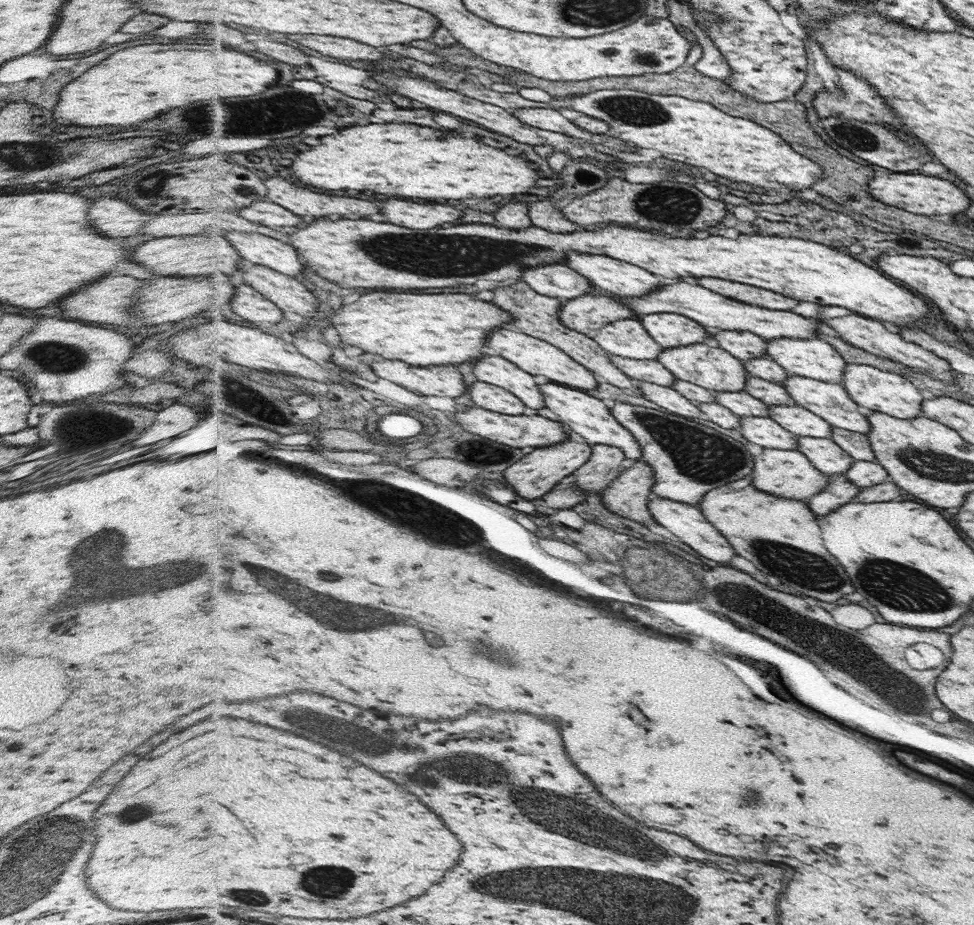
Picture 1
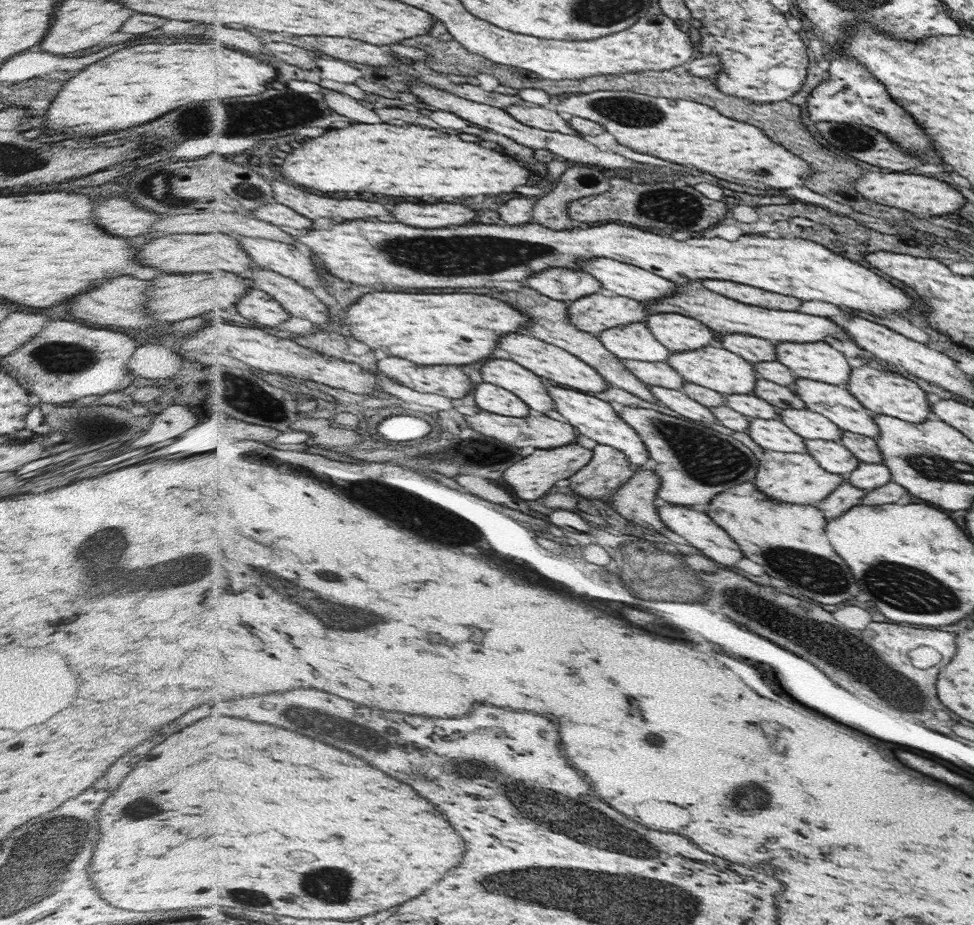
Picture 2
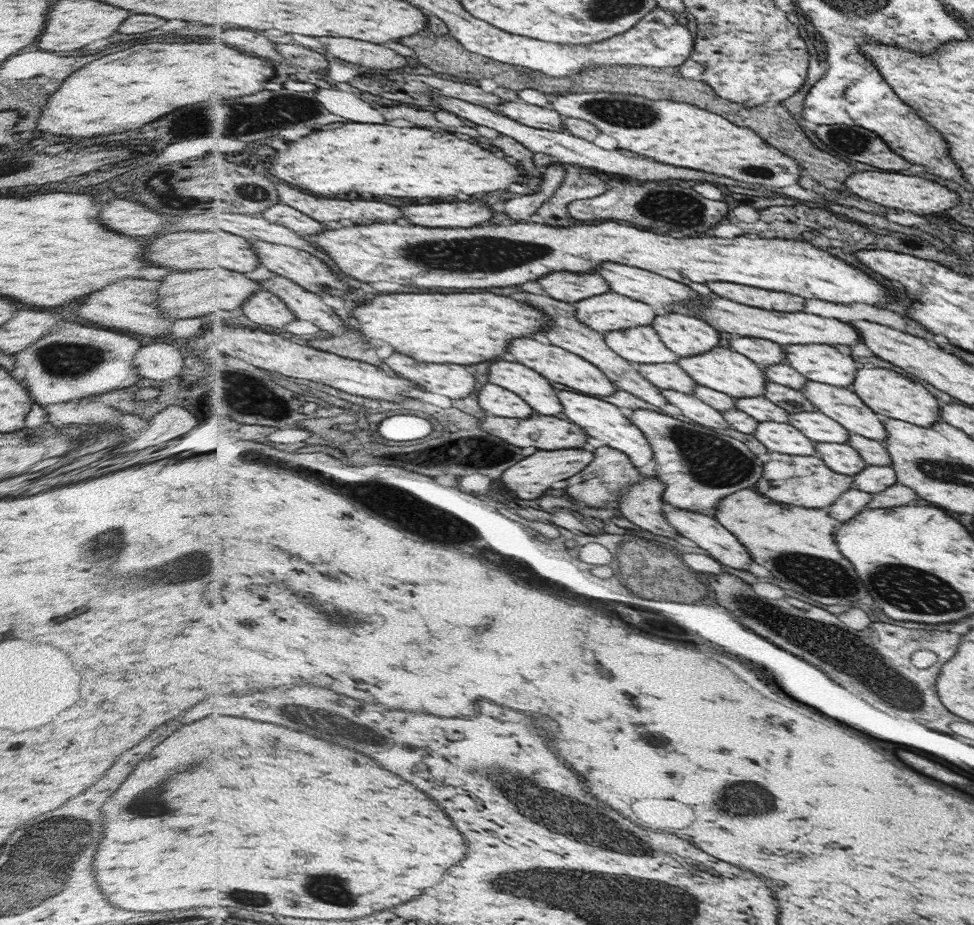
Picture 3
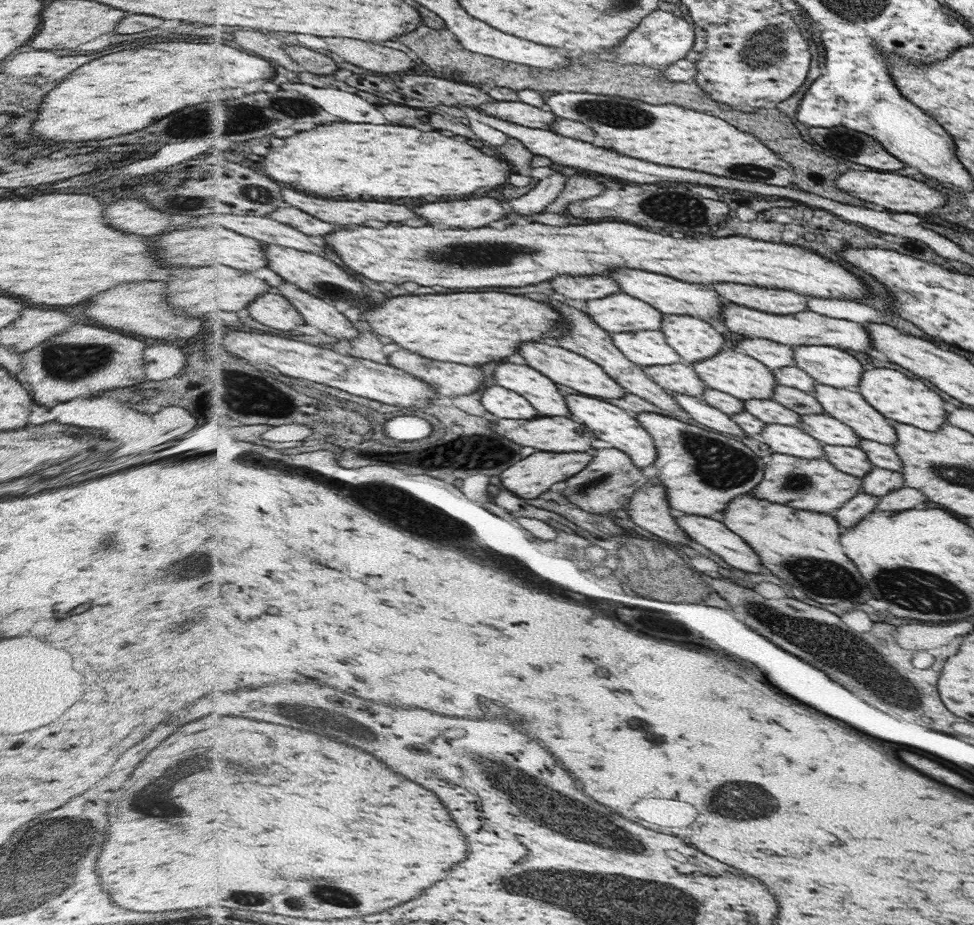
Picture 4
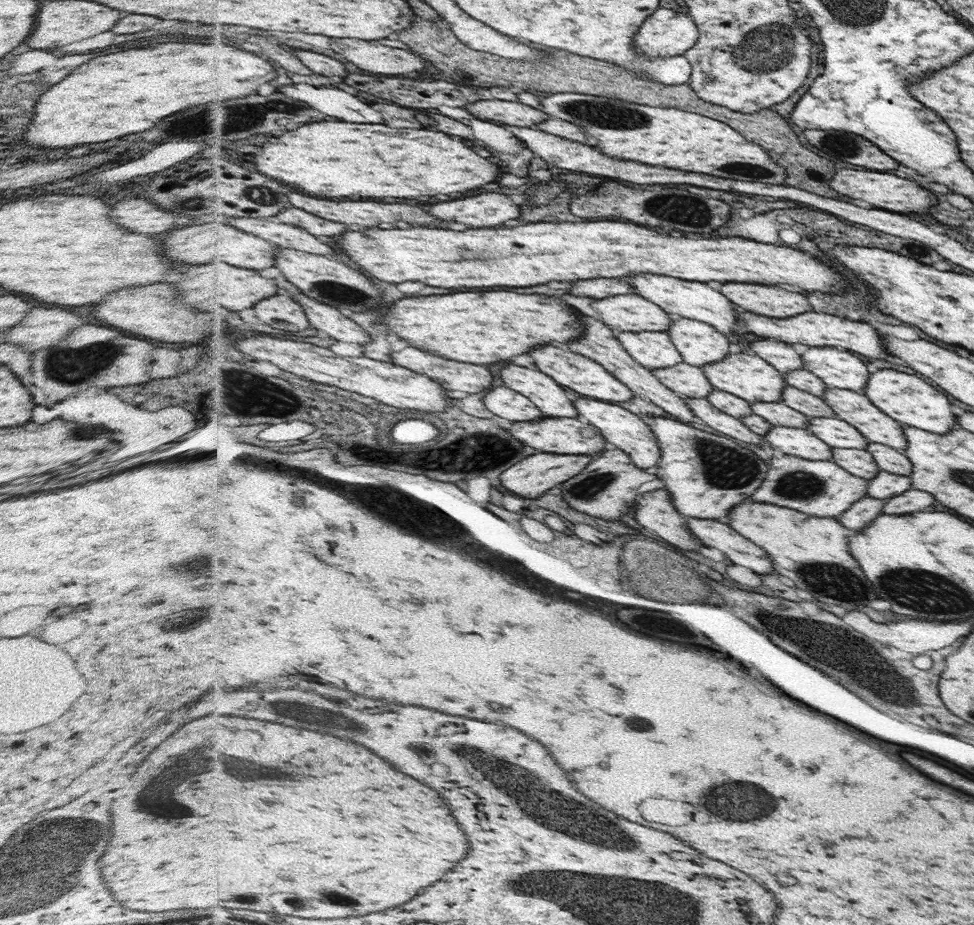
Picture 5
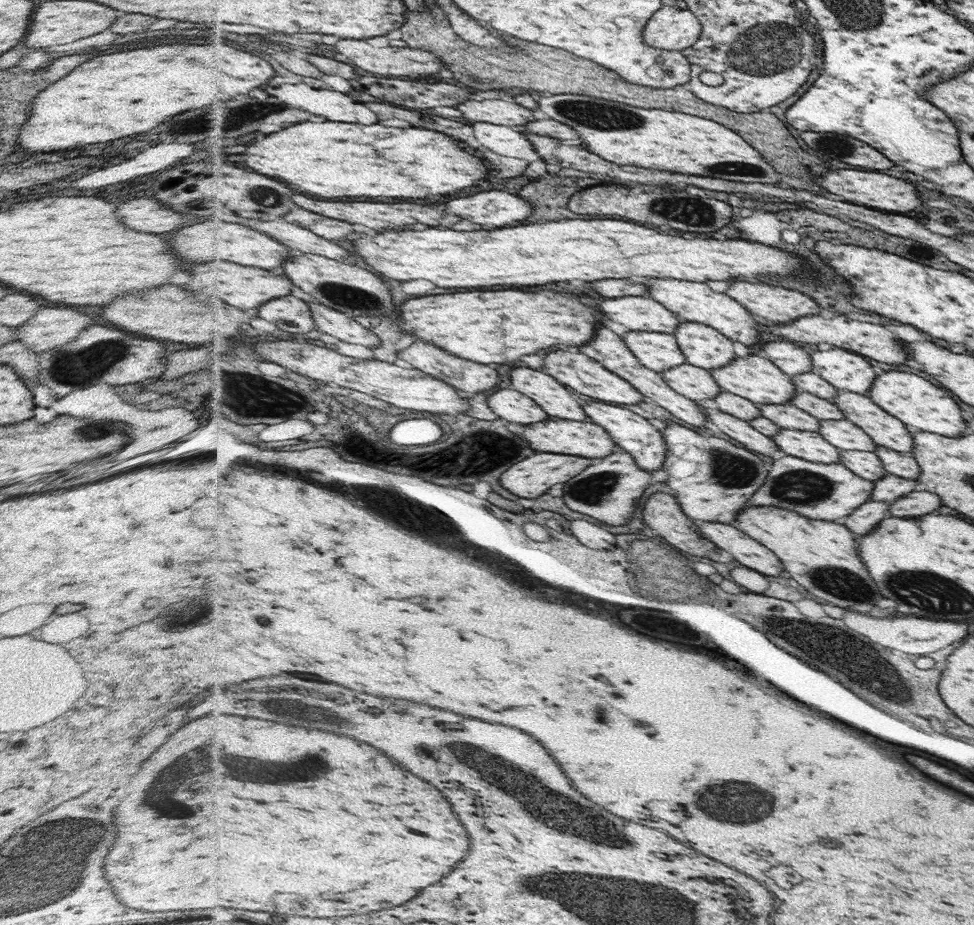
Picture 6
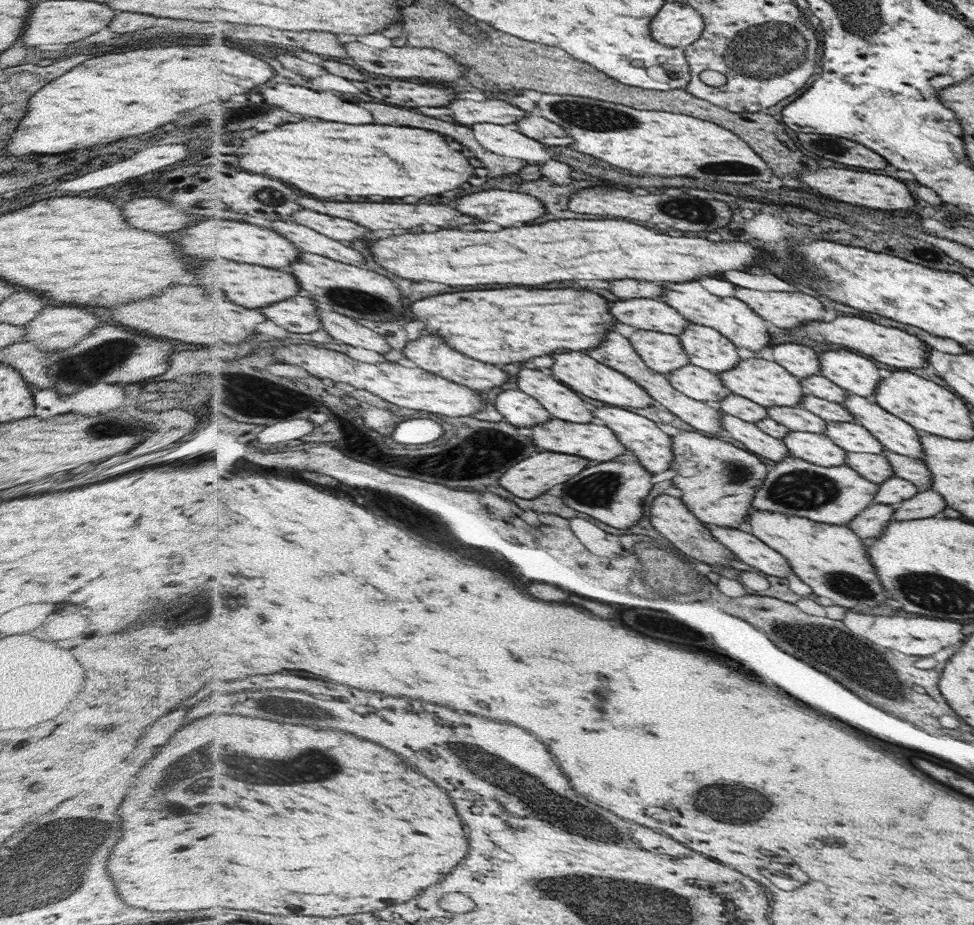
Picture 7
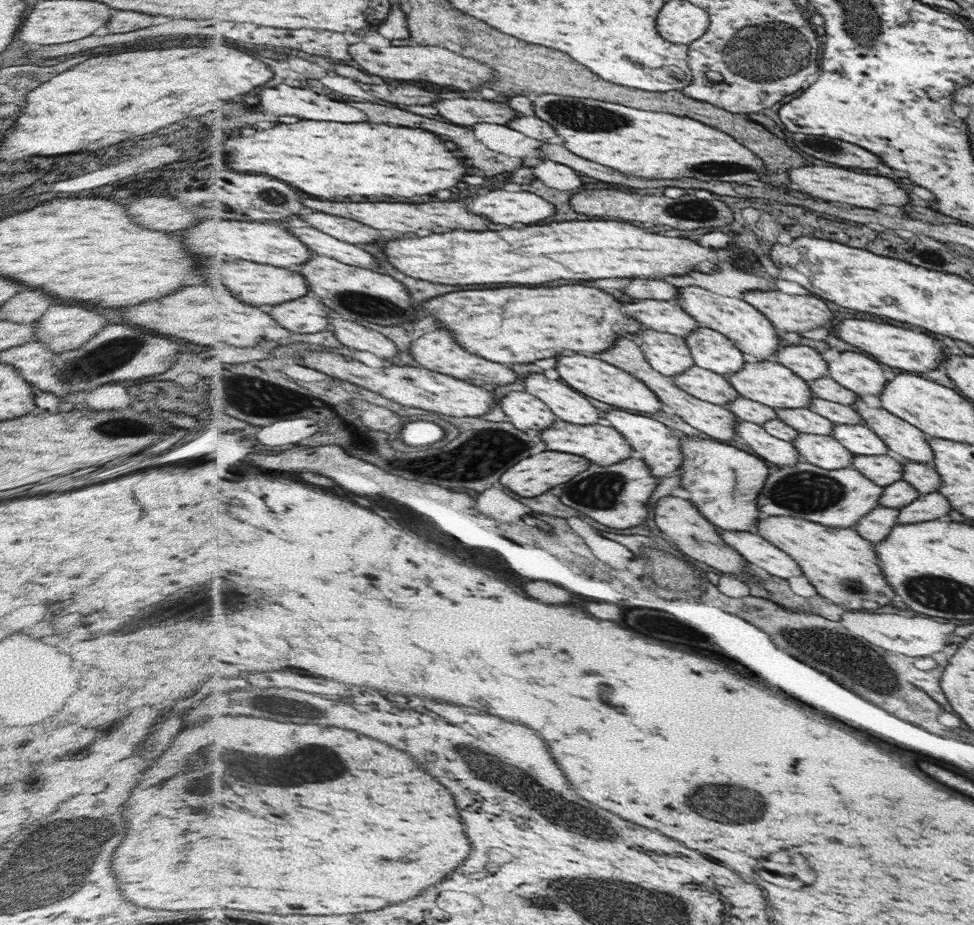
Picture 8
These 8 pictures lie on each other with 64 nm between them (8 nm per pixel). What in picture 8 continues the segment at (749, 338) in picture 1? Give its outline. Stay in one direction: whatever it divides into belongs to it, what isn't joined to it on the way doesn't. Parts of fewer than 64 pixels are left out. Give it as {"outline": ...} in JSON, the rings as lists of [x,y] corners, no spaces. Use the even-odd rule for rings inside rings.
{"outline":[[[810,346],[781,347],[775,355],[774,362],[790,368],[792,372],[807,381],[828,377],[828,363]]]}

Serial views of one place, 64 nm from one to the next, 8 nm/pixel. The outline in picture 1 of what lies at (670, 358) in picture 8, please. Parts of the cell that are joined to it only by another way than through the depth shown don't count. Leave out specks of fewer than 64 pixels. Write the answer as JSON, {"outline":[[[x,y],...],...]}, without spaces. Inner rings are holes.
{"outline":[[[640,319],[612,322],[592,333],[592,338],[610,355],[621,358],[658,361],[664,350]]]}

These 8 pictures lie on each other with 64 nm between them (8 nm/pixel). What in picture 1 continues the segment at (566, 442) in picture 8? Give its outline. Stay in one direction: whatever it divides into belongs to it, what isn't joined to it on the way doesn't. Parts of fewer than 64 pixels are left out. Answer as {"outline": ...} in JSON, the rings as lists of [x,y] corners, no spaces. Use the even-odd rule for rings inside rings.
{"outline":[[[473,406],[470,408],[464,407],[463,412],[458,412],[455,415],[456,420],[458,420],[464,430],[482,436],[482,438],[494,440],[494,442],[498,442],[498,444],[512,446],[512,448],[526,448],[526,446],[542,448],[542,446],[560,444],[560,442],[564,442],[564,440],[570,438],[570,436],[564,432],[564,428],[562,428],[560,422],[552,421],[533,412],[512,416]]]}

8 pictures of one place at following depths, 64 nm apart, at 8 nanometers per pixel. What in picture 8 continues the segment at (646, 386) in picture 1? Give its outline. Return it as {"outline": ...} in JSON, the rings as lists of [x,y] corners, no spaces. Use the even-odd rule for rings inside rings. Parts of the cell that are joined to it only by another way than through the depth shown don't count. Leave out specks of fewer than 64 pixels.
{"outline":[[[738,420],[734,424],[738,438],[742,438],[750,450],[754,450],[762,459],[776,466],[794,466],[802,461],[798,449],[792,443],[768,434],[762,425]]]}

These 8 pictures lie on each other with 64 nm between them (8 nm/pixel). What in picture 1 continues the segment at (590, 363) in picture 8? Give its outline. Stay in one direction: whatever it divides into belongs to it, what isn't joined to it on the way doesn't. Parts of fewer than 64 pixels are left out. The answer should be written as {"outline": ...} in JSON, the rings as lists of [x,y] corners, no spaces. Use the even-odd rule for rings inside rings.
{"outline":[[[496,328],[487,341],[486,346],[492,348],[494,352],[498,352],[500,358],[512,361],[516,366],[524,369],[524,371],[532,373],[534,376],[540,376],[541,379],[567,385],[573,389],[594,390],[599,388],[600,379],[587,366],[580,364],[573,357],[568,356],[563,349],[556,348],[556,345],[548,344],[526,333],[520,333],[512,328]]]}

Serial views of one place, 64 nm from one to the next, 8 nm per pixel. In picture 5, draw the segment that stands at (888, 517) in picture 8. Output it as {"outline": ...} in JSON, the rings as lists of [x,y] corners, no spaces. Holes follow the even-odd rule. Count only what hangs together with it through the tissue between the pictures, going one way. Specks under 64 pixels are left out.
{"outline":[[[867,495],[860,498],[858,502],[854,502],[846,512],[842,512],[837,517],[837,520],[846,528],[860,532],[883,513],[882,508],[884,508],[884,500],[878,500]]]}

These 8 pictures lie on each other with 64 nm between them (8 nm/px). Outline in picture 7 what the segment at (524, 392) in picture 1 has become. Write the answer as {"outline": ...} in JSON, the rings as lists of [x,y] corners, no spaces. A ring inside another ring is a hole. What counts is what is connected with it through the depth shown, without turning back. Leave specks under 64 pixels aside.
{"outline":[[[522,368],[517,374],[518,389],[536,398],[552,418],[588,424],[594,420],[588,404],[568,385],[552,379],[540,370]]]}

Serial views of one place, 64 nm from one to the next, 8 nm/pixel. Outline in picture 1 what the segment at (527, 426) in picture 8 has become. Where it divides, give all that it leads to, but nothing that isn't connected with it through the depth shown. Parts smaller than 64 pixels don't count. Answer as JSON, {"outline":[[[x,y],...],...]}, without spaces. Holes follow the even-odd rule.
{"outline":[[[474,382],[470,387],[470,397],[475,406],[484,408],[484,410],[512,416],[530,412],[527,406],[514,394],[487,382]]]}

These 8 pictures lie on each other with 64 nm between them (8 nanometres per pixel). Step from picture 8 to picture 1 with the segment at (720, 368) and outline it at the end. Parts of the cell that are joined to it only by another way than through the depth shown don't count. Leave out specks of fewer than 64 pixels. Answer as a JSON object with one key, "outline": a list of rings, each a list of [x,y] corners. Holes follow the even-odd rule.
{"outline":[[[662,312],[640,316],[655,341],[664,348],[680,348],[710,342],[711,331],[699,321],[680,313]]]}

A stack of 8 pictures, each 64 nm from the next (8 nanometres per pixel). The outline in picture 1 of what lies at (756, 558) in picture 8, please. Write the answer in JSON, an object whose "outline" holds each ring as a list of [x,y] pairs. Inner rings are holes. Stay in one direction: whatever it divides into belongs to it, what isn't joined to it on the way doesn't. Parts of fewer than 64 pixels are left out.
{"outline":[[[653,495],[650,500],[650,509],[652,516],[660,526],[667,528],[674,536],[679,538],[679,542],[690,548],[695,548],[696,552],[714,560],[722,565],[727,565],[734,556],[736,556],[735,548],[730,546],[730,541],[726,540],[706,518],[700,510],[696,510],[692,504],[680,504],[680,501],[668,500],[664,497]]]}

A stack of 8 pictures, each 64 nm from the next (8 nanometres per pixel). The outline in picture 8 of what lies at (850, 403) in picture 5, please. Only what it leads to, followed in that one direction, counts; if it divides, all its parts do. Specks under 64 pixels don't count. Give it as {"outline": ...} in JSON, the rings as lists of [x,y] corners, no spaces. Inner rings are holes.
{"outline":[[[860,396],[852,406],[862,416],[864,424],[877,433],[896,456],[924,465],[935,462],[935,451],[923,429],[916,428],[916,425],[886,409],[868,408]]]}

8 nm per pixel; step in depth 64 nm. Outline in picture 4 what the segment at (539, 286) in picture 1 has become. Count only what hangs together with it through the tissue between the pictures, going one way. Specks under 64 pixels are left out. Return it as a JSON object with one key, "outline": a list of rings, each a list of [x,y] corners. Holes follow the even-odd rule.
{"outline":[[[560,276],[550,282],[554,284],[553,288],[556,288],[558,294],[564,294],[566,298],[576,298],[576,300],[594,300],[594,298],[604,298],[608,294],[622,293],[620,285],[606,276],[588,276],[588,278]]]}

